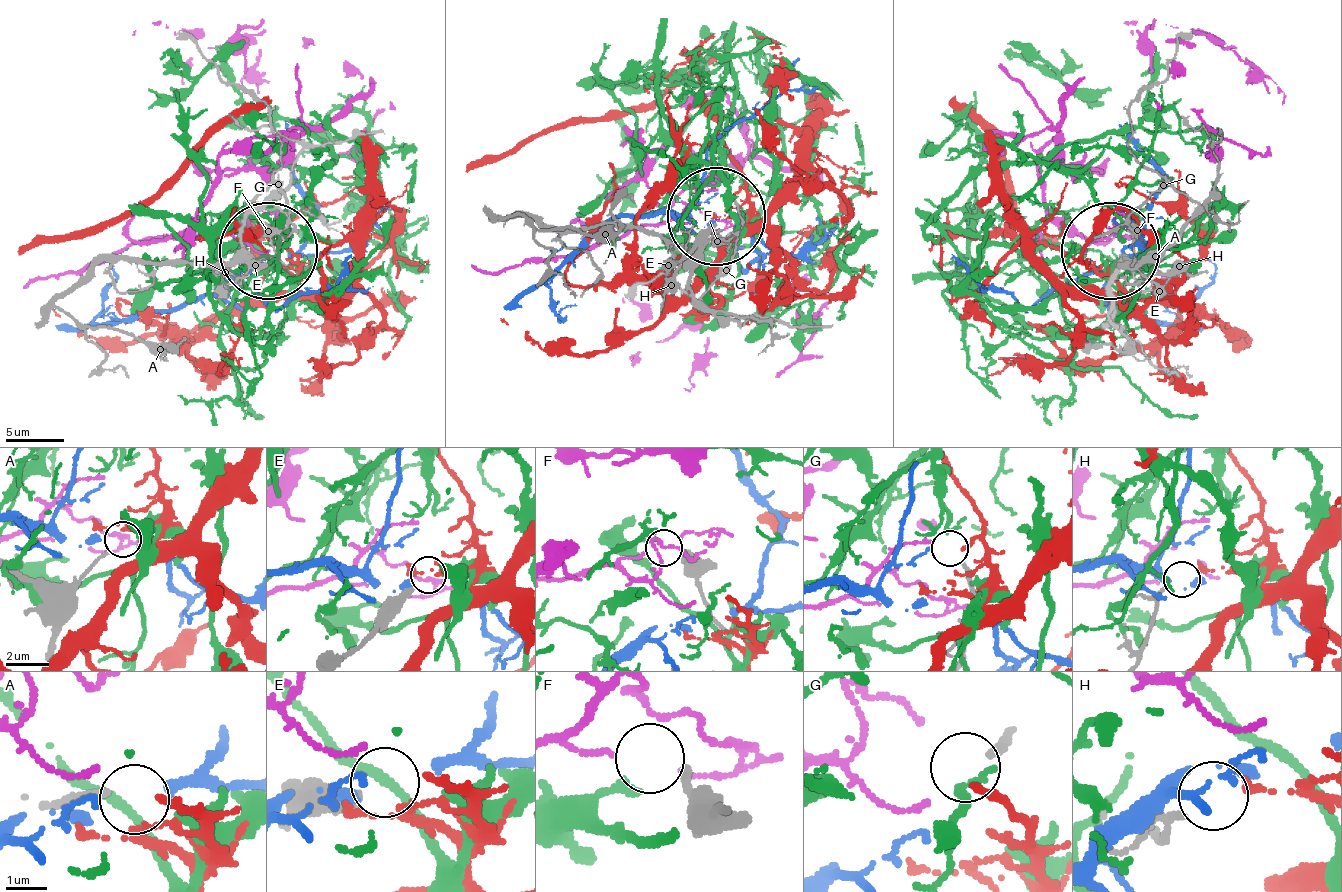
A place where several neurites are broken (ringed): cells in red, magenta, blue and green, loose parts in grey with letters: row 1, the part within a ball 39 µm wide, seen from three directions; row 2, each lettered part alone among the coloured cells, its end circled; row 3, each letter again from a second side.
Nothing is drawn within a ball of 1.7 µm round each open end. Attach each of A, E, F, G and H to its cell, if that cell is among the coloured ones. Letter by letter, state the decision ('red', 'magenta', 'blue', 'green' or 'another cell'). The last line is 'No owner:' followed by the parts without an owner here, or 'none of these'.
A: another cell
E: another cell
F: another cell
G: green
H: red
No owner: A, E, F

